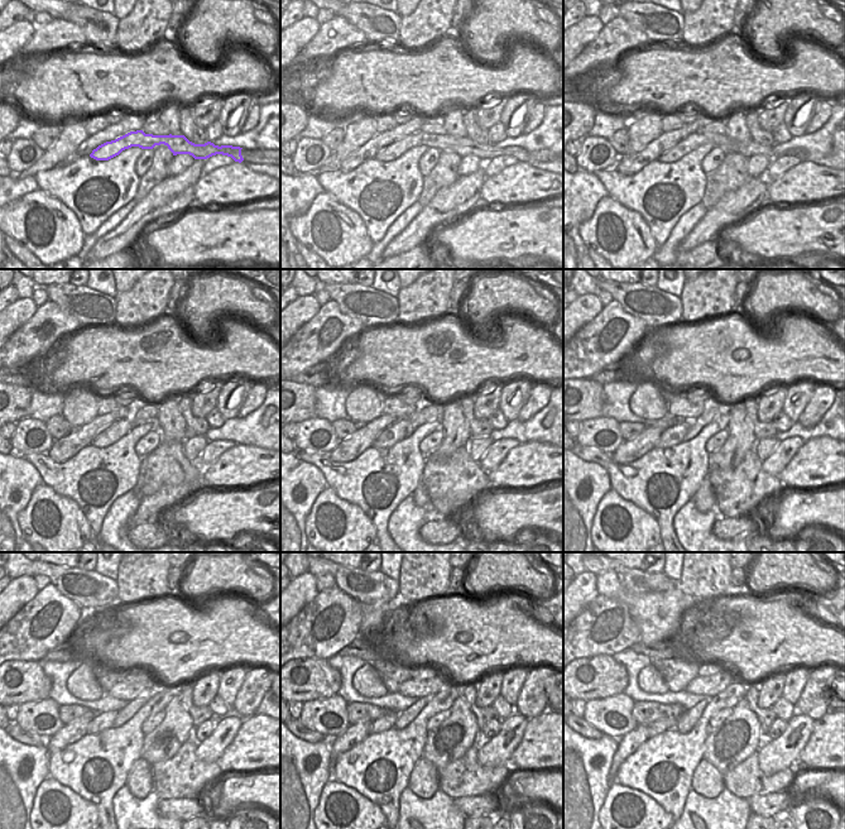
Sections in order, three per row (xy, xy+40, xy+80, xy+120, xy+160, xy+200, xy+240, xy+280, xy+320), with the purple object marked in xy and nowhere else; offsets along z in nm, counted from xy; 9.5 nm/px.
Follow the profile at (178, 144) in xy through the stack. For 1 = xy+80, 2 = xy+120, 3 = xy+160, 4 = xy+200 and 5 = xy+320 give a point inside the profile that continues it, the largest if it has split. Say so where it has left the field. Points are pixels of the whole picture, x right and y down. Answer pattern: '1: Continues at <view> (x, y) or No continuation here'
1: Continues at xy+80 (692, 142)
2: Continues at xy+120 (118, 430)
3: Continues at xy+160 (395, 432)
4: Continues at xy+200 (675, 435)
5: Continues at xy+320 (656, 728)

